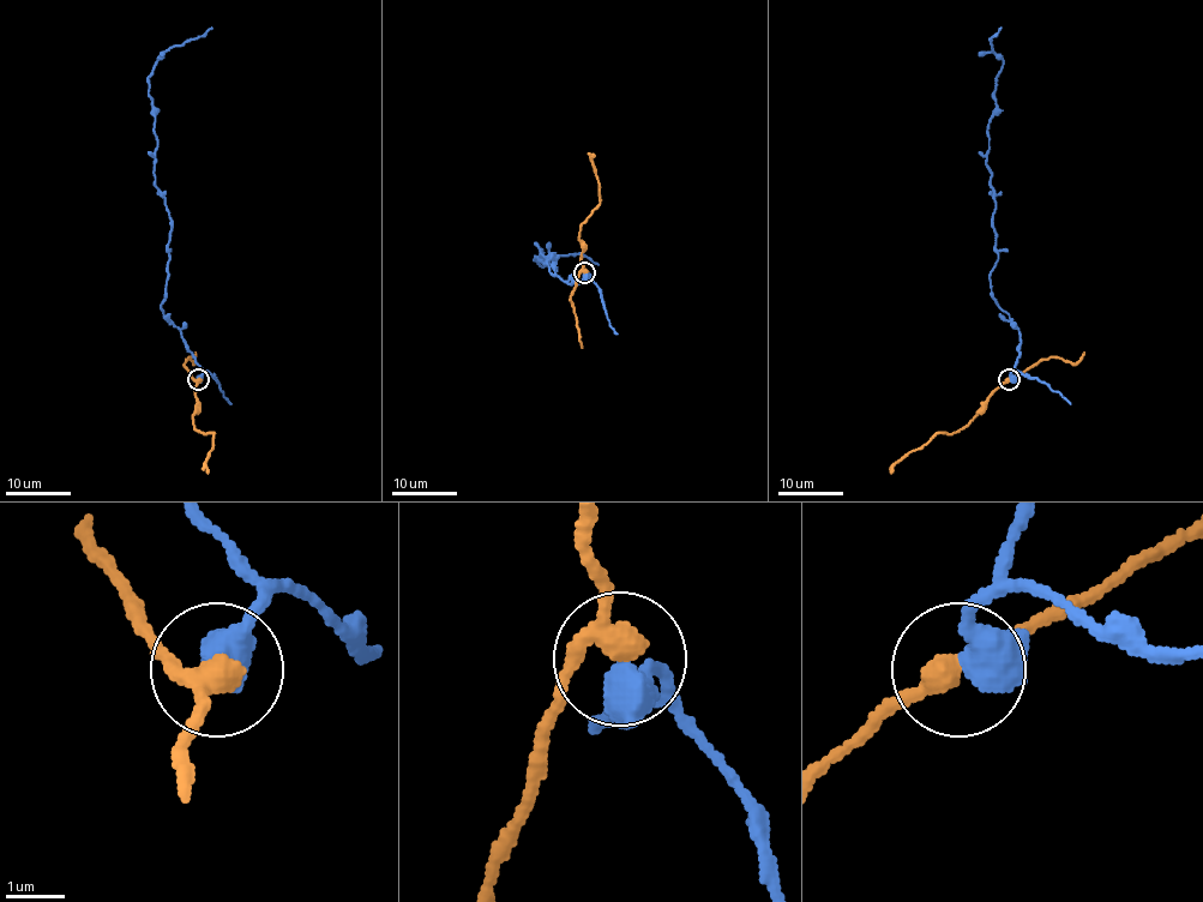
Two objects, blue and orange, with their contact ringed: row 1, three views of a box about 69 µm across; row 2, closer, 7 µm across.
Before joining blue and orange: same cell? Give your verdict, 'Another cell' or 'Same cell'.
Another cell

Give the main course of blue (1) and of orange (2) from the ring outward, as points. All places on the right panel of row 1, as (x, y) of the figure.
1: (1009, 379), (1020, 332), (992, 296), (996, 200), (986, 163), (1002, 60), (991, 38), (1000, 28)
2: (1009, 379), (964, 426), (951, 433), (936, 433), (900, 459), (891, 474)

